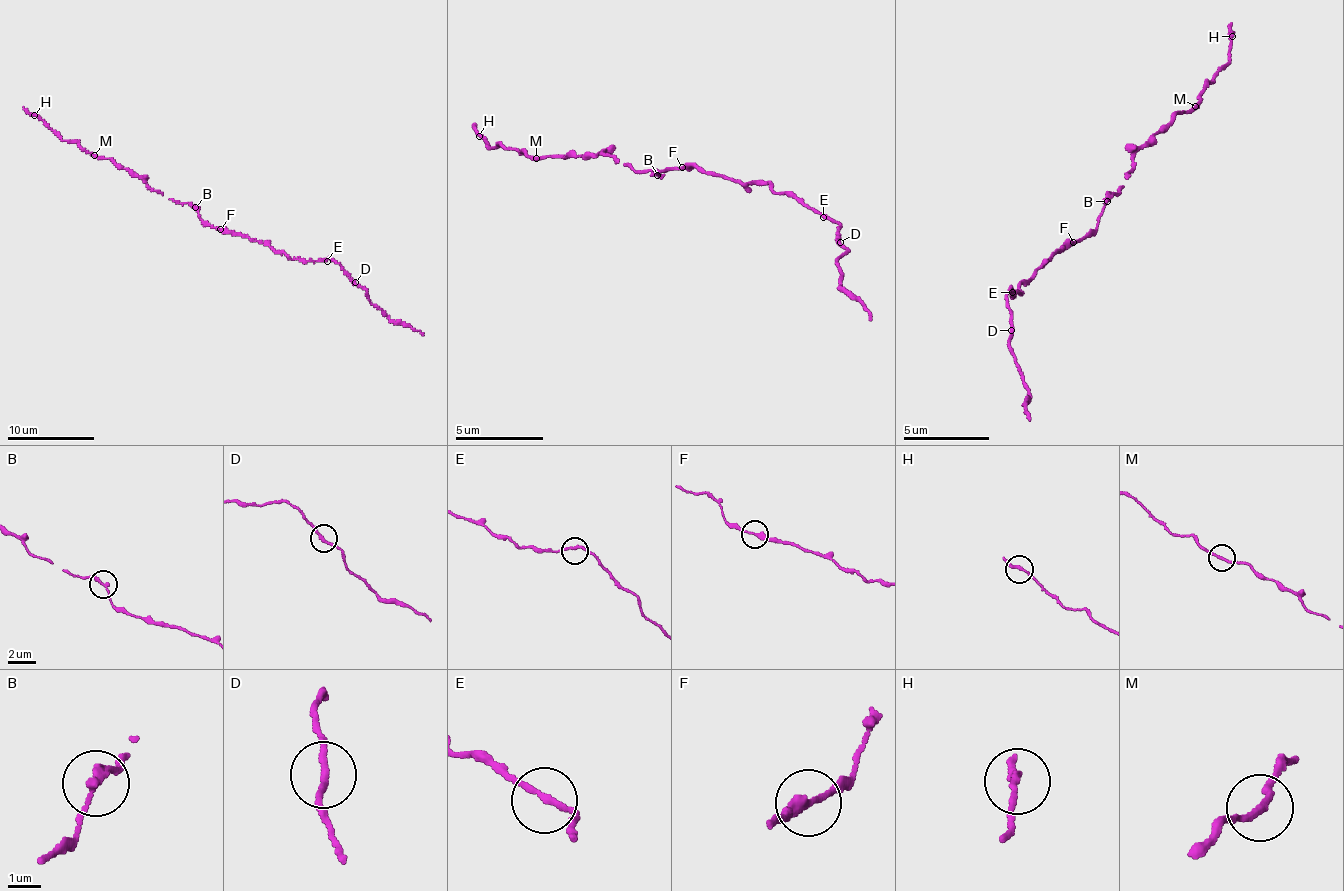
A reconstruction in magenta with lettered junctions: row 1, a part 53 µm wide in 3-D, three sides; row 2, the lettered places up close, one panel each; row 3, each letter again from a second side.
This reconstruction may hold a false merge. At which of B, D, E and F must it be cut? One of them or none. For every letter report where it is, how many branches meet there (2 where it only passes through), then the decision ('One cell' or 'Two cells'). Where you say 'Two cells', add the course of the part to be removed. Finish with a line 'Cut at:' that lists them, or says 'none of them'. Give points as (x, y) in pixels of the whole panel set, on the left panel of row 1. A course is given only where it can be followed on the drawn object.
B: Place: (195, 207). Branches: 2. One cell
D: Place: (355, 282). Branches: 2. One cell
E: Place: (327, 261). Branches: 2. One cell
F: Place: (220, 229). Branches: 2. One cell
Cut at: none of them

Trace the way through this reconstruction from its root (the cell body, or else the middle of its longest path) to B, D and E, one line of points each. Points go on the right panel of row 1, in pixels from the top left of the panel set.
B: (1076, 243), (1090, 236), (1106, 200)
D: (1076, 243), (1041, 261), (1021, 293), (1007, 287), (1011, 330)
E: (1076, 243), (1064, 241), (1052, 258), (1041, 261), (1031, 280), (1022, 278), (1021, 293), (1008, 295), (1012, 292)

